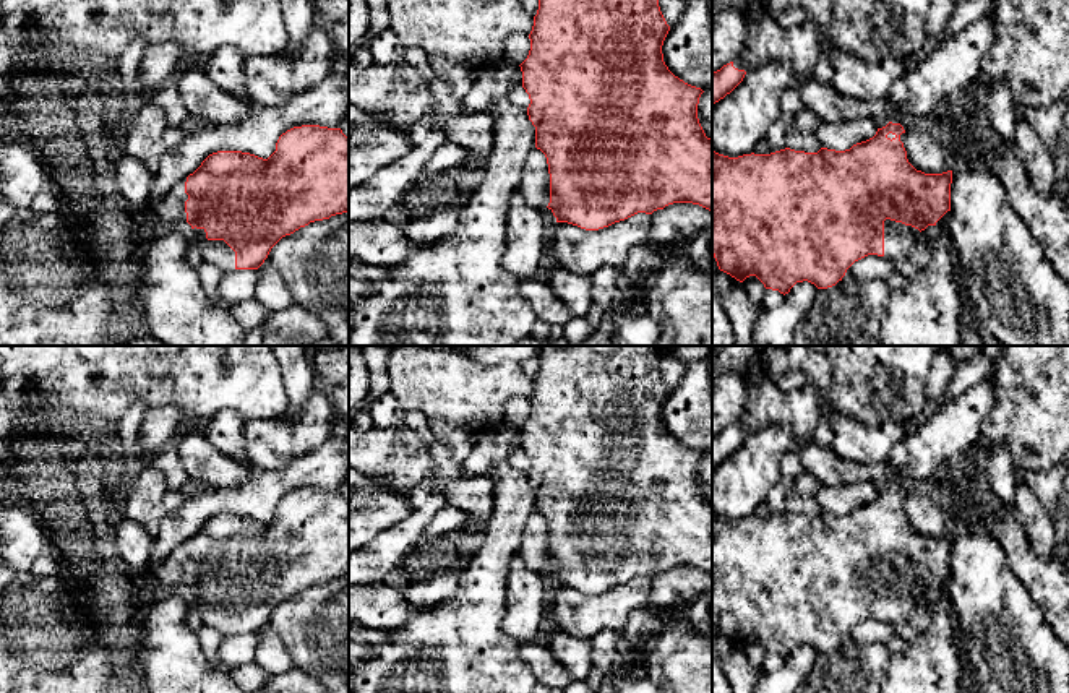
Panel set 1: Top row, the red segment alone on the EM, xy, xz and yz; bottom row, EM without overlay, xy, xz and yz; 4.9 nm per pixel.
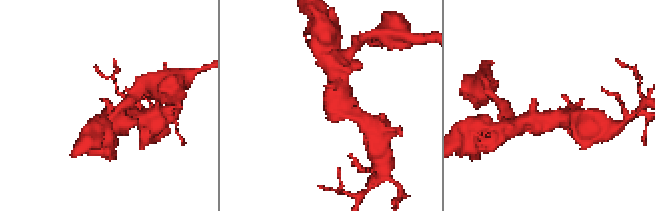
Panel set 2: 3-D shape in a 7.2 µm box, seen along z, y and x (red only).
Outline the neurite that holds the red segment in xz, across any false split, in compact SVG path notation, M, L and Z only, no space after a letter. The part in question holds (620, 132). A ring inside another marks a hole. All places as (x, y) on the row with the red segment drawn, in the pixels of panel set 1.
M539 0L529 34L530 50L519 67L522 88L530 99L527 115L535 127L535 148L545 154L548 164L550 203L547 208L537 208L548 224L568 222L586 230L599 230L638 213L652 214L673 203L693 203L712 213L712 140L706 136L698 118L698 104L704 91L685 83L665 65L662 45L668 31L659 0Z

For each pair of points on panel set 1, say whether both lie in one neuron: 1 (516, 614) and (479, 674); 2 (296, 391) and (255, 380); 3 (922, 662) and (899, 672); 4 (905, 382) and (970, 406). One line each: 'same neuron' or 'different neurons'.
1: different neurons
2: different neurons
3: same neuron
4: different neurons

